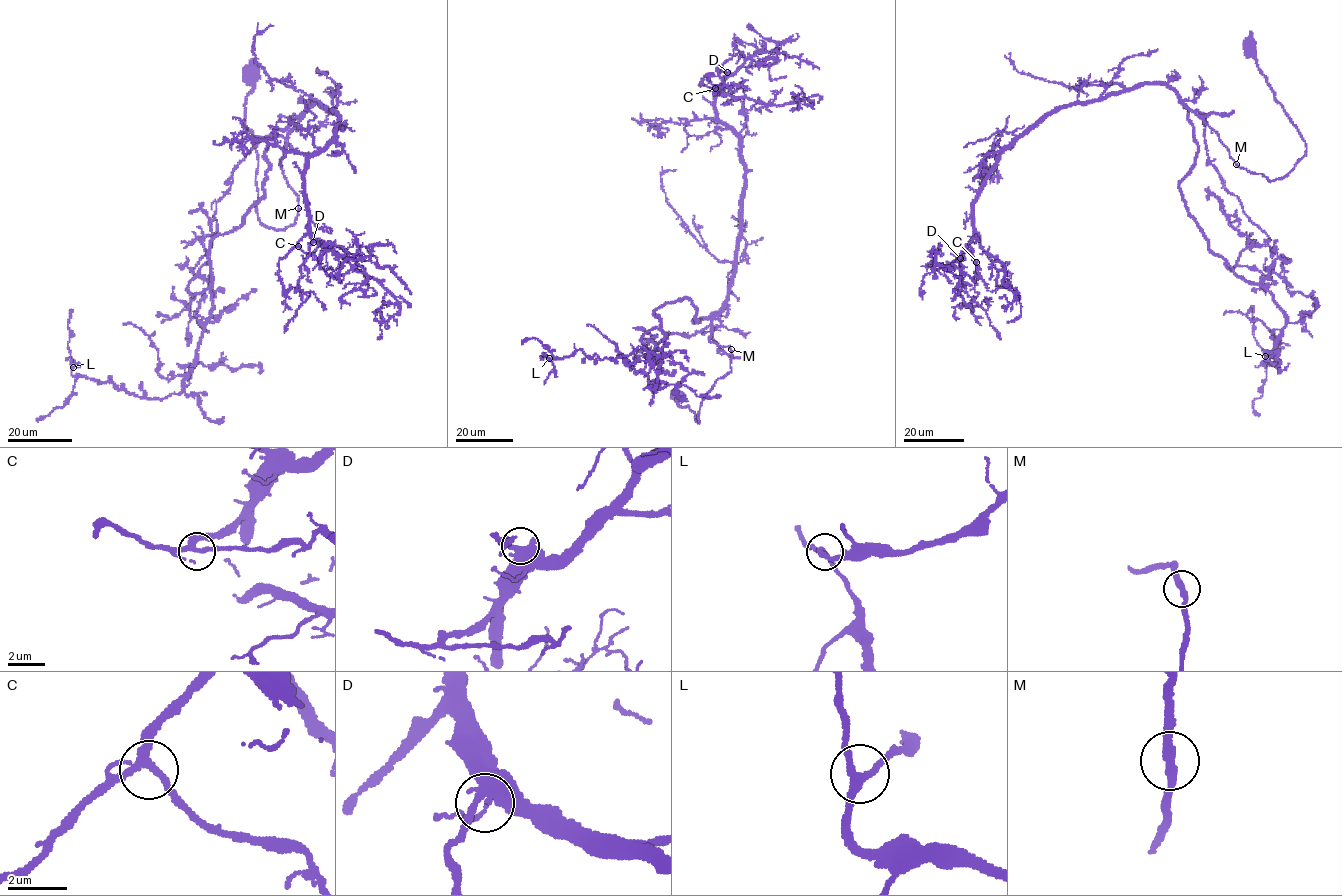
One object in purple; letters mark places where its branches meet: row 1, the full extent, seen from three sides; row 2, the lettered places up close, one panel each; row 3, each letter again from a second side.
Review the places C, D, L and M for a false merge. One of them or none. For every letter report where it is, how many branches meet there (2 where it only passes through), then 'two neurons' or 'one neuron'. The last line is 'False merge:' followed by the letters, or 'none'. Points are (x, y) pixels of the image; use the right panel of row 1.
C: at (976, 262); 3 branches meet; one neuron
D: at (960, 258); 2 branches meet; one neuron
L: at (1265, 356); 3 branches meet; one neuron
M: at (1236, 164); 2 branches meet; one neuron
False merge: none

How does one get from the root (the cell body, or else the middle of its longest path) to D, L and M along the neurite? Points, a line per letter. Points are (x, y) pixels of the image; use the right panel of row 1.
D: (1250, 44), (1305, 143), (1286, 175), (1240, 168), (1167, 85), (1138, 84), (1056, 108), (1008, 145), (960, 258)
L: (1250, 44), (1306, 153), (1249, 172), (1177, 92), (1180, 189), (1283, 311), (1265, 356)
M: (1250, 44), (1250, 55), (1274, 99), (1304, 142), (1306, 153), (1286, 175), (1271, 181), (1236, 163)

